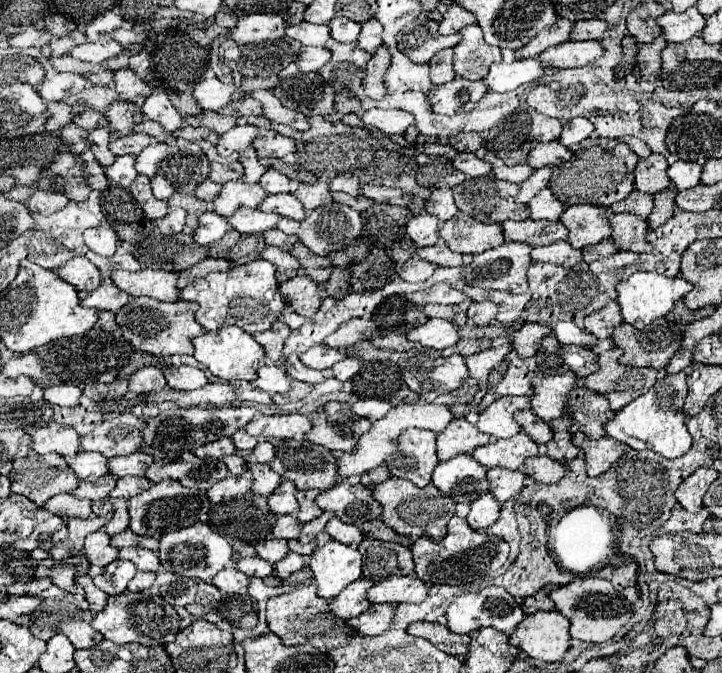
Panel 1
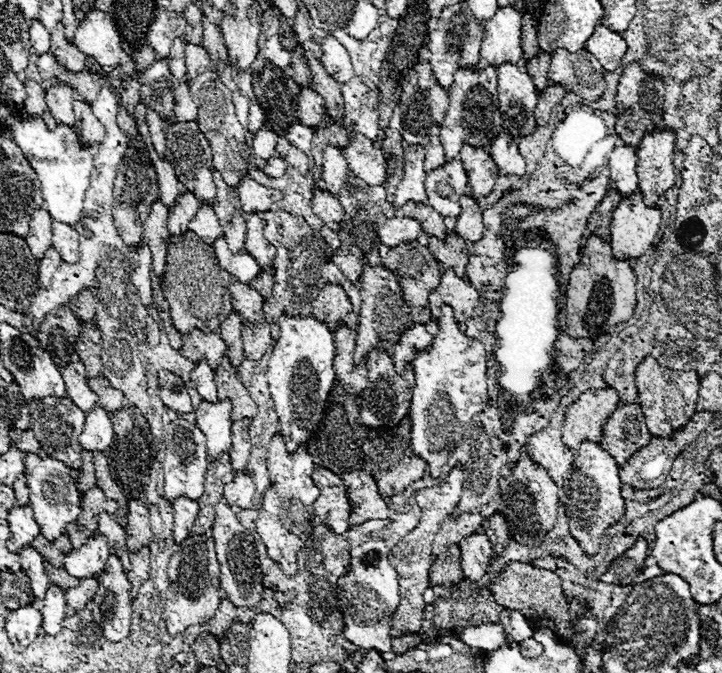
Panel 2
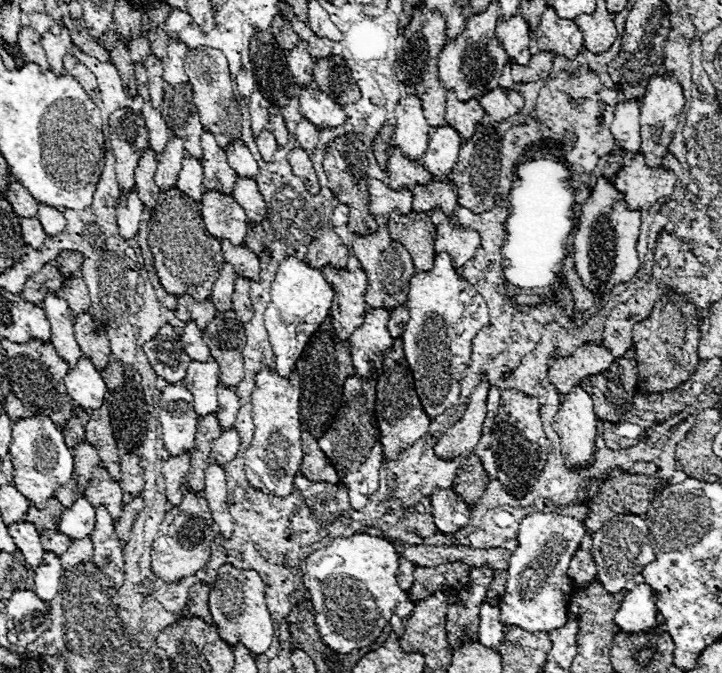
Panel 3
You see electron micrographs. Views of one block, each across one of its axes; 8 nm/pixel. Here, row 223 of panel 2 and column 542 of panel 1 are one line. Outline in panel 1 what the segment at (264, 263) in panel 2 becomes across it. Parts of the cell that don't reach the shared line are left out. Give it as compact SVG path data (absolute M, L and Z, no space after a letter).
M558 240L554 244L534 248L532 250L532 258L536 262L556 262L556 264L562 264L566 268L572 268L572 266L580 264L584 256L582 256L582 250L570 246L570 242Z

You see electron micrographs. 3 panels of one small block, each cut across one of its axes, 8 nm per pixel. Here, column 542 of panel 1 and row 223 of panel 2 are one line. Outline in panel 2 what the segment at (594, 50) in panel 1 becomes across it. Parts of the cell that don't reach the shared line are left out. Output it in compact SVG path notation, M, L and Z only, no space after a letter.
M54 220L52 224L52 246L60 252L64 262L76 262L78 260L78 232L68 224L58 224Z

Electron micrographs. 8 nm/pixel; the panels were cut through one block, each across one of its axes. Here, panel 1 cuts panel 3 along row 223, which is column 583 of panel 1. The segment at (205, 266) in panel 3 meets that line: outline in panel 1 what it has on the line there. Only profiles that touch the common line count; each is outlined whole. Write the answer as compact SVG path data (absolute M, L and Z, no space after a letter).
M616 144L614 148L592 146L574 154L572 160L562 162L554 168L550 178L550 188L554 194L568 206L572 204L602 204L612 206L618 200L624 200L634 190L634 168L638 164L638 156L624 144Z

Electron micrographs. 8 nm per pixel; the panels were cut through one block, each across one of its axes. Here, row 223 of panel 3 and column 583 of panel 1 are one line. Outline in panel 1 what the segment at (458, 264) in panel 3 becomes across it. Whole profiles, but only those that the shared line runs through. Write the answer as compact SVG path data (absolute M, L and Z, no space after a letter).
M576 432L572 442L584 450L584 458L588 462L588 472L592 476L600 476L604 474L626 450L624 442L618 442L610 436L600 438L600 440L592 440L582 432Z

